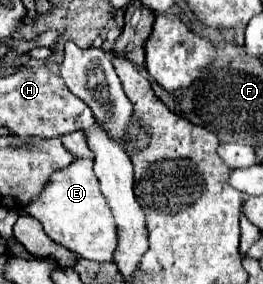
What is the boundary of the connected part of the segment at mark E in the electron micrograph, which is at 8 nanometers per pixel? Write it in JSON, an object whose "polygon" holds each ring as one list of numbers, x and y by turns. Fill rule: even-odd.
{"polygon":[[76,158,70,166,54,172,46,186,42,188,40,196,30,200,24,210,40,220,44,232,60,246,68,248,70,252,78,254,86,260,96,262,110,262,116,250,116,226,112,212,106,208,104,196,100,192,98,178,92,170,92,160]]}

